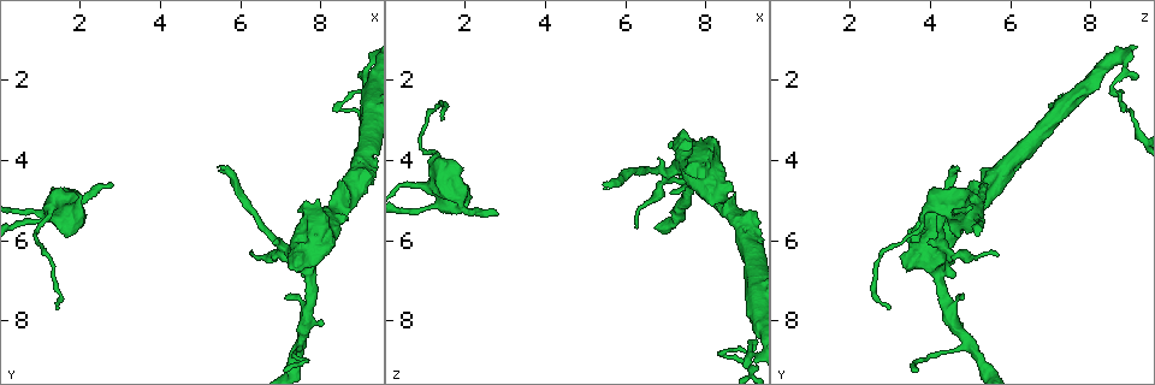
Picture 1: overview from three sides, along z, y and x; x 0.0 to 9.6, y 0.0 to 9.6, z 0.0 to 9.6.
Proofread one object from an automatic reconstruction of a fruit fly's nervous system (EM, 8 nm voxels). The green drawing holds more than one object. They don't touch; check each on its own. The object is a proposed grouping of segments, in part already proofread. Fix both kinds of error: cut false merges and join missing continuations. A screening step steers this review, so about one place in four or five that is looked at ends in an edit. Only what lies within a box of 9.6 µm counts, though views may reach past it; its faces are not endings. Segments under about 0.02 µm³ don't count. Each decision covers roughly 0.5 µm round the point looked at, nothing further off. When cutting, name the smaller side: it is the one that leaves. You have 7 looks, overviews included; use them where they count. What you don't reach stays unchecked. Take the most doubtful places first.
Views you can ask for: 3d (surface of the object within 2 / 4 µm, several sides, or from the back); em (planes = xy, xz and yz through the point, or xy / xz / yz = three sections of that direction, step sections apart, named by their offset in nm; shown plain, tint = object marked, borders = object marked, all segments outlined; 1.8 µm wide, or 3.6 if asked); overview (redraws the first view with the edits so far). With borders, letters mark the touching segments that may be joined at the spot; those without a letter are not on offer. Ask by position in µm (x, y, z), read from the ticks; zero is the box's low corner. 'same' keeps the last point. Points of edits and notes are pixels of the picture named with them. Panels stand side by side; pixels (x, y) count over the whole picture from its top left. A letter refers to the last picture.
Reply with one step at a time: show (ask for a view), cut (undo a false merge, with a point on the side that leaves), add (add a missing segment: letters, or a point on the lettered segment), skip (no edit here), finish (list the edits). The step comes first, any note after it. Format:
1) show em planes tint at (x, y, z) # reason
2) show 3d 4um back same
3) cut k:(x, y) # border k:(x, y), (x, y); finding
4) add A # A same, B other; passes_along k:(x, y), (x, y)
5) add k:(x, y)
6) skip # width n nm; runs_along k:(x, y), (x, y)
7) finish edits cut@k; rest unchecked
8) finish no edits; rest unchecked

show 3d 4um at (2.80, 4.65, 5.35) # free end

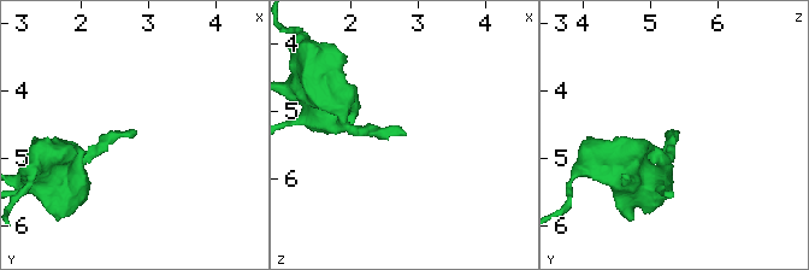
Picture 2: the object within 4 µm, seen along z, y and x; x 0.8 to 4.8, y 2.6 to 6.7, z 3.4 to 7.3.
show em planes plain at (2.80, 4.55, 5.35)

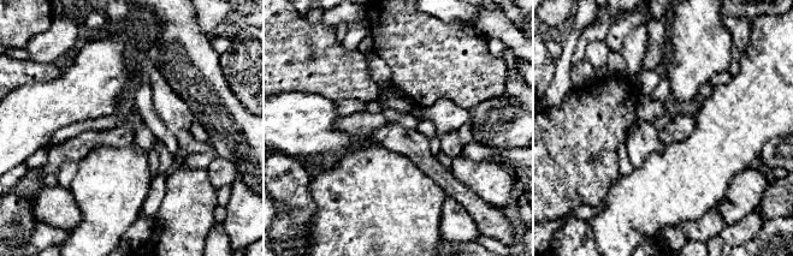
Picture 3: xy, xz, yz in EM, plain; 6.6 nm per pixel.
show em planes borders same # what lies round it

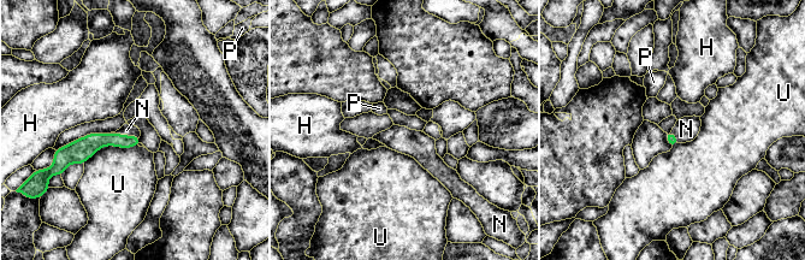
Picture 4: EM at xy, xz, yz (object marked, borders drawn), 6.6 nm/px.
add N # H other, N same, P other, U other; passes_along 4:(89, 145), (123, 135), (126, 130); the cell continues

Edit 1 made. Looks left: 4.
show overview

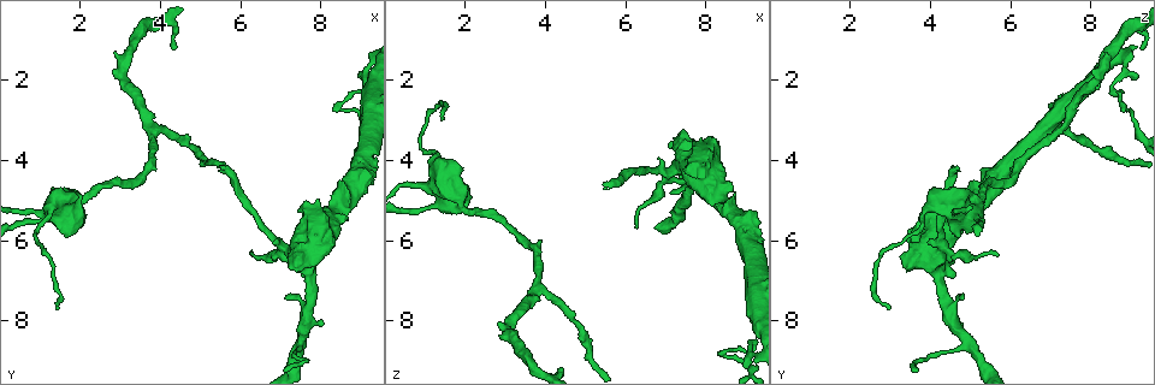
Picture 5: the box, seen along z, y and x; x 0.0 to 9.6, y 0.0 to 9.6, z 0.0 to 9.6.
show 3d 4um back at (5.50, 4.10, 4.65) # tapers out

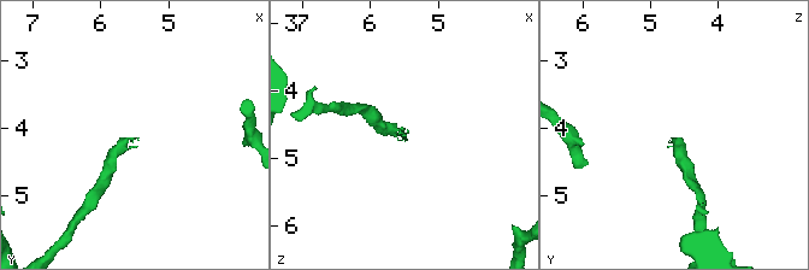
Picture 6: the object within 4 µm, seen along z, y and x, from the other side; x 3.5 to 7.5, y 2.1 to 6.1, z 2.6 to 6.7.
show em xy step 16 borders at (5.45, 4.20, 4.60)

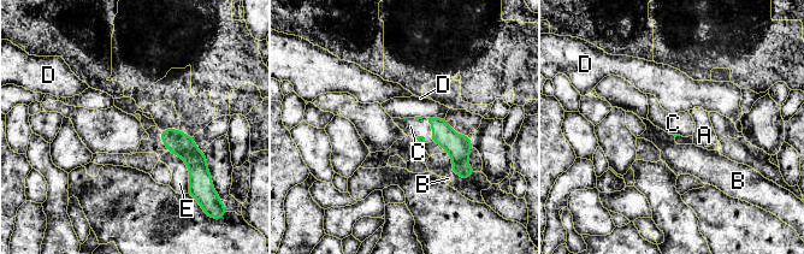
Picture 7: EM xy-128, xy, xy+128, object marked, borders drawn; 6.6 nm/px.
add C # A other, B other, C same, D other, E other; passes_along 7:(459, 147), (432, 130), (411, 126); the cell continues

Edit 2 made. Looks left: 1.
finish edits add@4, add@7; rest unchecked

